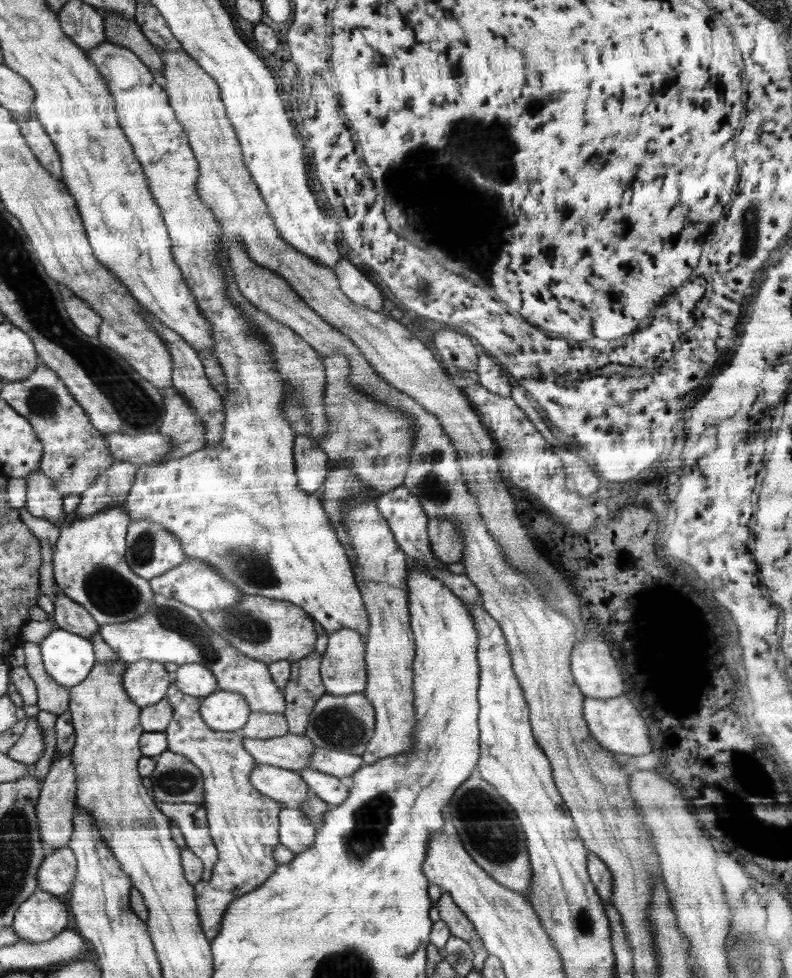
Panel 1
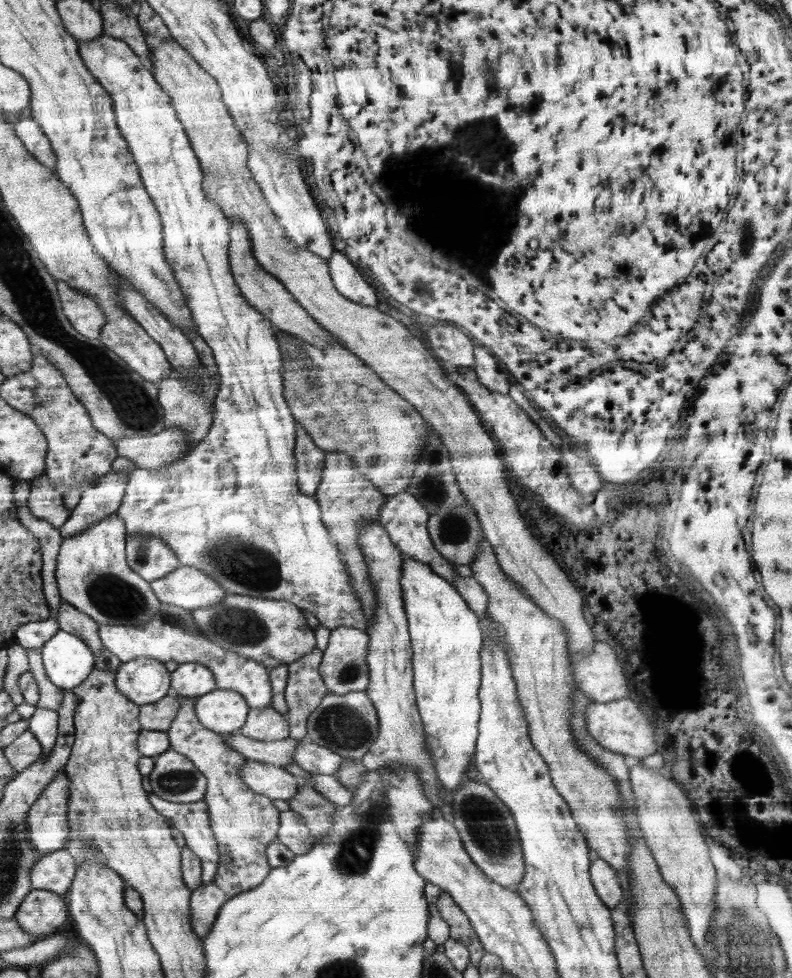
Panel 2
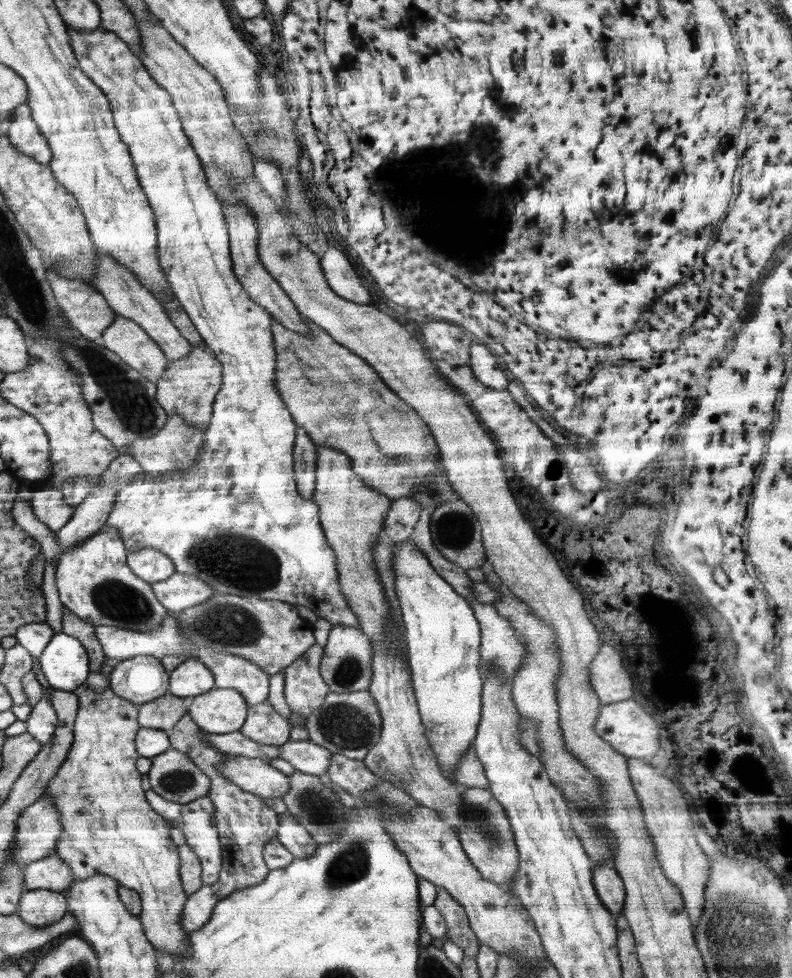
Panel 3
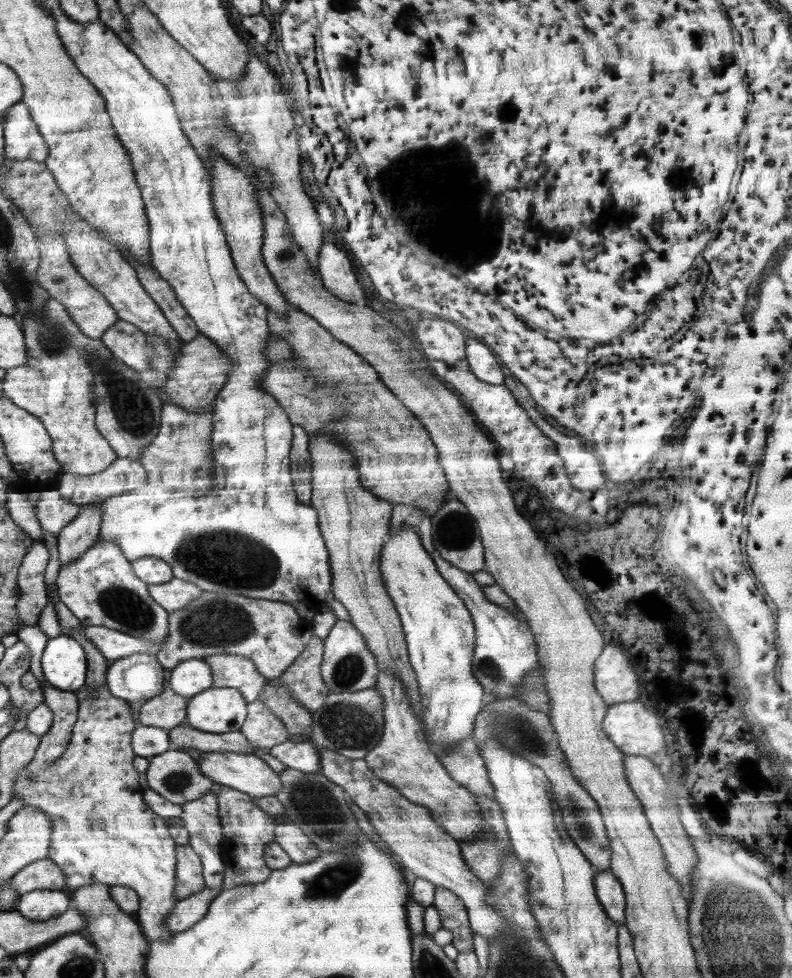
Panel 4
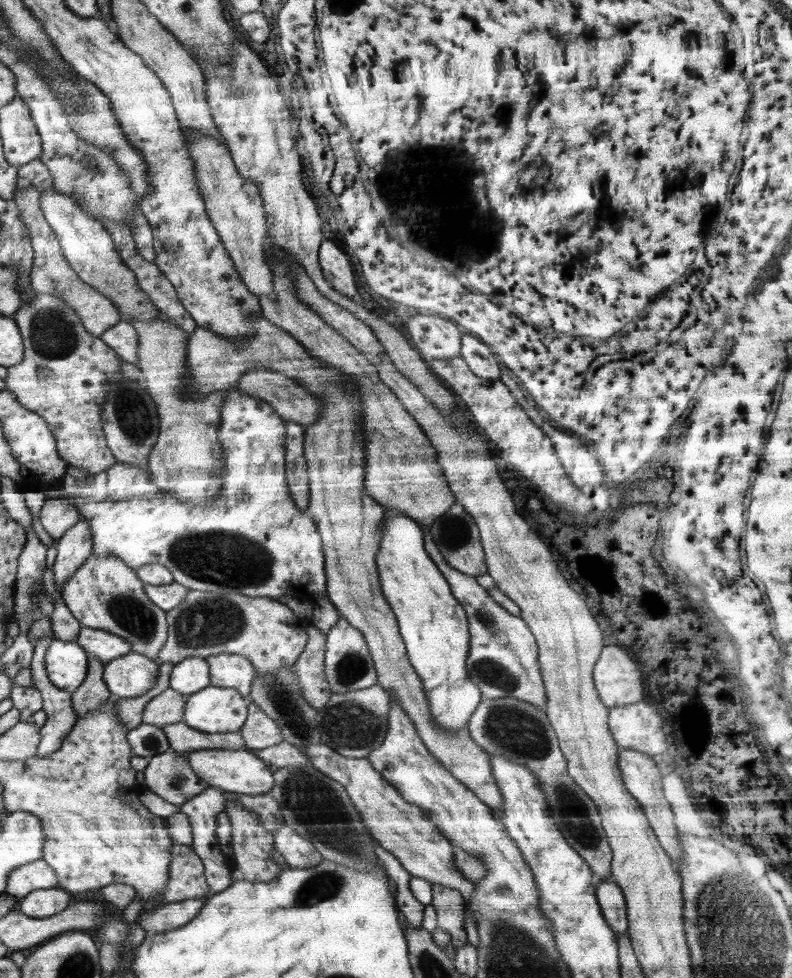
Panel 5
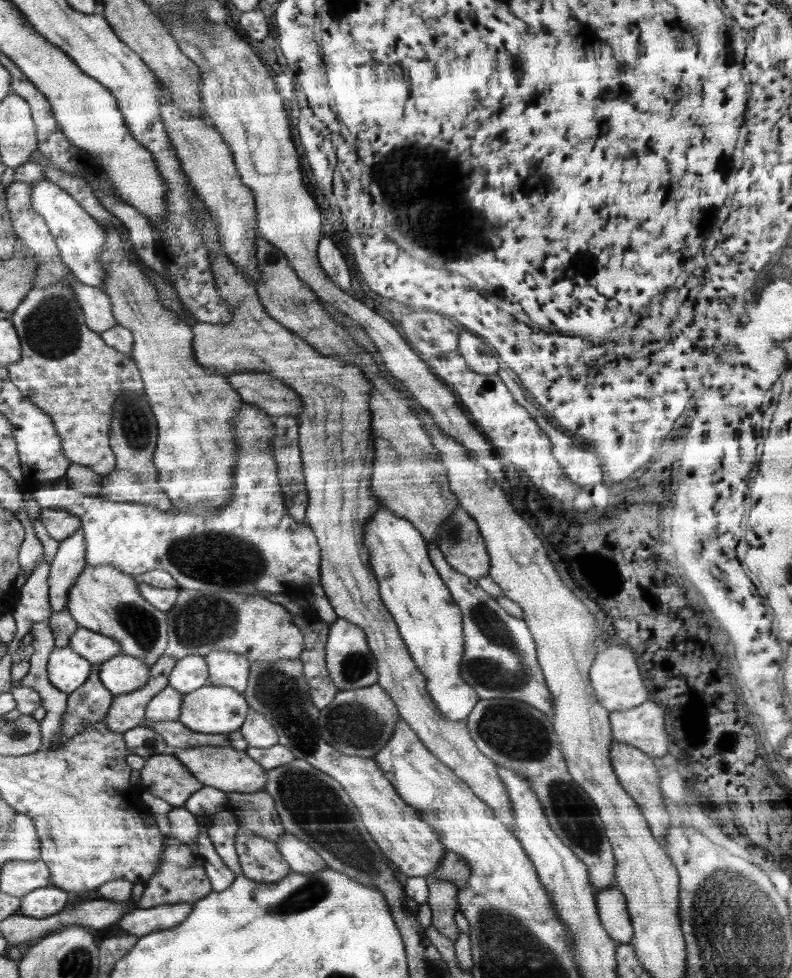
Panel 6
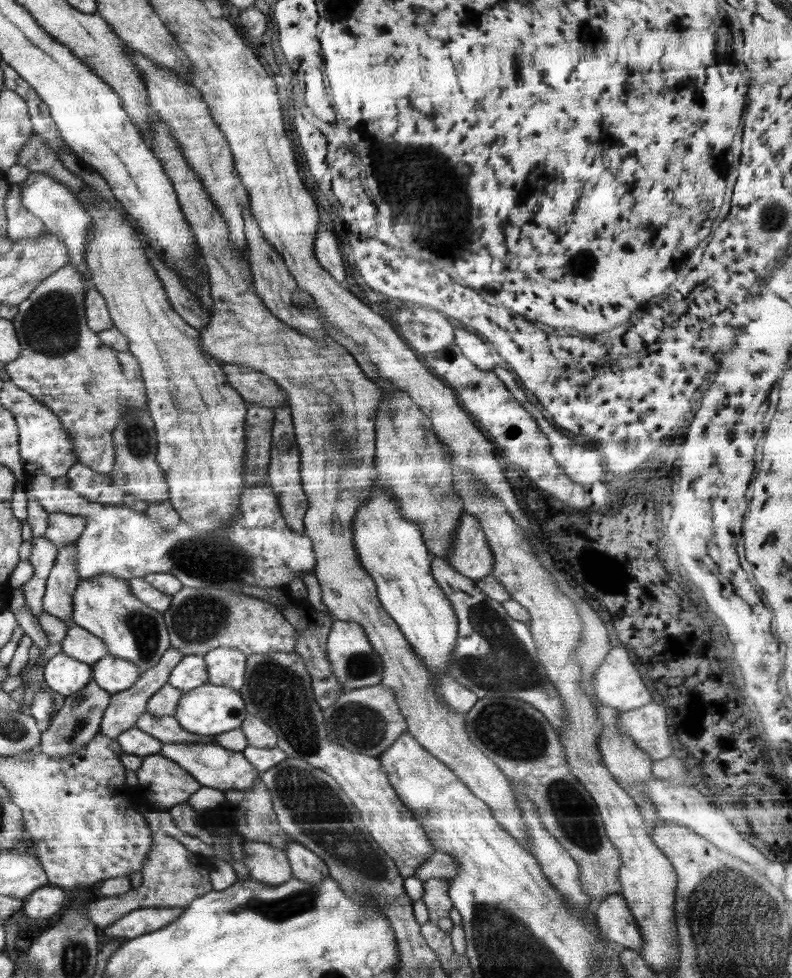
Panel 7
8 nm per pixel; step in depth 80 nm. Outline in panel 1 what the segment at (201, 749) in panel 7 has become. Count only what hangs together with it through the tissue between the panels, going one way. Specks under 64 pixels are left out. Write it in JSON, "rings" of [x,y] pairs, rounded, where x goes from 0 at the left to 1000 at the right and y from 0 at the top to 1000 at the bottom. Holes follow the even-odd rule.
{"rings":[[[323,782],[318,787],[317,802],[331,812],[362,824],[385,819],[393,811],[378,789],[352,783]]]}

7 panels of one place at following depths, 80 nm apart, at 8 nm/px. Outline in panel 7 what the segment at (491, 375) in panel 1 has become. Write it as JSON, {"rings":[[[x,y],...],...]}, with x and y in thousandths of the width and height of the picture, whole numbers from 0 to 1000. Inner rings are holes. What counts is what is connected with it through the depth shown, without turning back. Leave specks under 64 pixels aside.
{"rings":[[[581,333],[574,334],[573,338],[573,351],[581,355],[583,362],[591,366],[592,370],[596,370],[604,378],[619,378],[629,372],[634,372],[634,366],[624,360],[624,356],[606,348],[601,342],[593,342],[588,339],[586,335]]]}

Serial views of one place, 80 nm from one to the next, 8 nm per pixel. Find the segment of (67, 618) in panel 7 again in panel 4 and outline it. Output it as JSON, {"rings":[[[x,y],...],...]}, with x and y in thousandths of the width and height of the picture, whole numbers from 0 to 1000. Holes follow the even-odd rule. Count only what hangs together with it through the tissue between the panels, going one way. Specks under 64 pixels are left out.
{"rings":[[[122,511],[114,516],[104,517],[95,532],[73,546],[73,575],[77,580],[98,573],[122,554],[130,513],[131,511]]]}

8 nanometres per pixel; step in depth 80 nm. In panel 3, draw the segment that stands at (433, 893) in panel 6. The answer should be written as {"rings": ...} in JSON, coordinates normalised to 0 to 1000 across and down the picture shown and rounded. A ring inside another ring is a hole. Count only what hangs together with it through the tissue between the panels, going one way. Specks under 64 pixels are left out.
{"rings":[[[556,908],[547,924],[561,938],[566,961],[577,965],[588,979],[598,979],[606,963],[597,954],[586,927],[568,916],[563,909]]]}

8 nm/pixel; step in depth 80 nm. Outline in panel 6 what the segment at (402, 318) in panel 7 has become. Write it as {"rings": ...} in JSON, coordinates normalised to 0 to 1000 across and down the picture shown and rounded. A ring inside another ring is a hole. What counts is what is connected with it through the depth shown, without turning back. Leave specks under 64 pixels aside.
{"rings":[[[518,319],[508,323],[508,339],[515,350],[539,369],[558,361],[577,358],[580,334],[561,325],[558,321],[545,319]]]}

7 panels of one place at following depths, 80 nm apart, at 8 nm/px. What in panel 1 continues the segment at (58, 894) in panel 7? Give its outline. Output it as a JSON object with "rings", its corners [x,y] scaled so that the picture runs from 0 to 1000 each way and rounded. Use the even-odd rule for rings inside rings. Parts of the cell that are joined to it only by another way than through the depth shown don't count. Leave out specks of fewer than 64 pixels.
{"rings":[[[62,912],[39,914],[19,935],[16,949],[30,962],[58,963],[83,949],[86,928]]]}

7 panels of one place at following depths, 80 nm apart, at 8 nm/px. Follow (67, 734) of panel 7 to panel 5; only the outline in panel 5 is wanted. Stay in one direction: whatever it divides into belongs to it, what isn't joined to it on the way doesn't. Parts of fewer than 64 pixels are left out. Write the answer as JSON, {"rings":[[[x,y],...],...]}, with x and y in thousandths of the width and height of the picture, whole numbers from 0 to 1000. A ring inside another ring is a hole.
{"rings":[[[111,669],[111,673],[114,687],[110,688],[110,693],[105,699],[90,709],[90,715],[98,735],[106,733],[111,728],[124,727],[141,713],[130,694],[134,677],[129,677],[117,669]]]}

